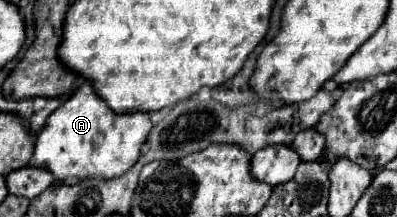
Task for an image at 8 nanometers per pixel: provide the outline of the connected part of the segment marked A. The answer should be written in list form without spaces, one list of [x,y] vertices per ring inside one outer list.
[[[84,81],[48,119],[36,137],[32,159],[26,167],[46,169],[58,183],[74,179],[112,179],[124,175],[140,157],[140,149],[152,129],[150,115],[130,113],[116,115],[98,99],[90,81]]]

